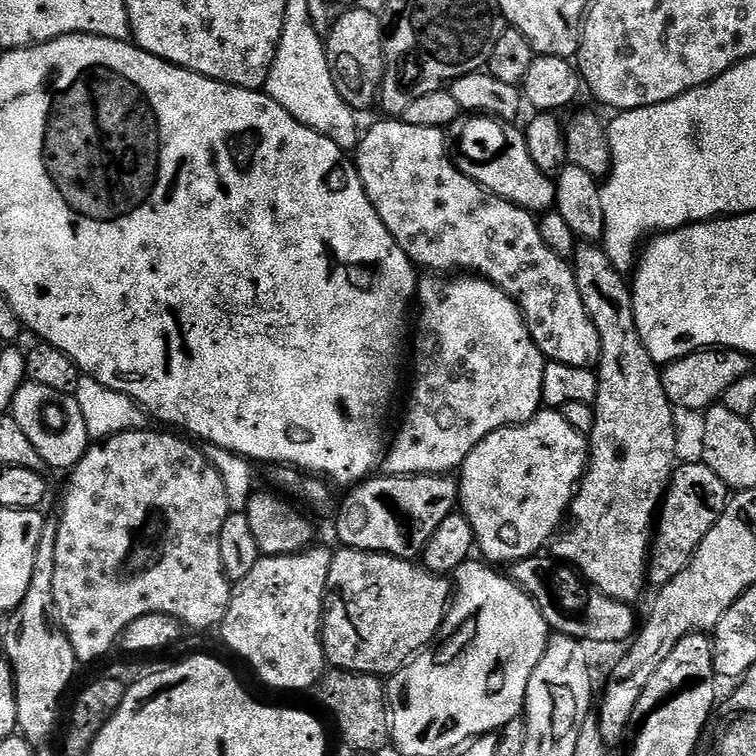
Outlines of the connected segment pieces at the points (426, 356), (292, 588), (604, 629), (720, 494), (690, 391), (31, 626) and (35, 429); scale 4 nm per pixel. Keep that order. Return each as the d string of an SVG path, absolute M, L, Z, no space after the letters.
M428 274L419 281L418 284L418 305L420 304L420 317L416 320L416 365L412 368L412 397L408 400L408 405L404 408L404 421L400 424L400 429L396 432L396 437L391 437L390 443L386 448L386 455L382 460L382 468L387 475L390 476L430 476L433 474L452 474L459 469L460 465L464 463L464 459L470 454L470 450L474 450L474 446L478 446L478 442L482 442L490 434L494 434L498 430L503 428L510 428L518 424L525 424L527 420L531 420L537 412L542 408L542 374L544 373L544 365L546 363L544 356L538 350L538 346L534 342L534 338L530 334L530 330L526 326L524 321L524 315L521 314L520 308L511 300L508 295L505 294L498 286L494 286L489 280L481 280L479 276L475 274L460 274L455 278L448 279L440 274Z
M319 546L289 556L261 556L246 578L235 581L222 625L224 640L230 651L237 652L260 675L262 683L284 692L304 692L319 685L326 671L320 626L324 623L324 595L331 561L332 552Z
M537 554L511 565L510 578L531 598L534 606L538 606L542 618L546 618L553 633L572 636L589 645L623 645L631 641L638 631L635 612L637 609L633 605L603 596L587 583L572 565L565 564L551 555Z
M702 462L696 464L681 463L672 473L664 502L658 509L658 519L654 524L654 539L648 558L647 583L659 586L678 578L682 570L694 558L694 550L702 546L702 538L714 530L714 522L722 518L730 499L730 490L710 466Z
M710 348L692 352L683 356L681 360L673 360L671 364L663 365L660 377L662 386L666 390L666 398L673 409L685 408L688 412L703 413L717 403L738 382L738 378L753 375L753 357L746 352L739 352L733 348Z
M45 523L42 530L42 542L38 542L38 555L34 557L34 574L30 577L30 586L22 602L7 617L8 625L4 628L3 655L12 667L16 683L18 702L18 732L29 744L37 746L45 743L47 737L56 728L56 715L60 712L60 699L68 688L68 683L76 676L78 661L74 654L74 646L70 646L70 638L66 638L64 627L56 616L54 602L54 546L56 545L56 524Z
M26 382L18 390L18 394L14 394L10 415L14 422L18 422L18 426L22 426L26 438L30 438L34 450L38 450L49 469L71 470L89 450L90 437L86 430L86 418L82 418L82 410L78 407L75 395Z

